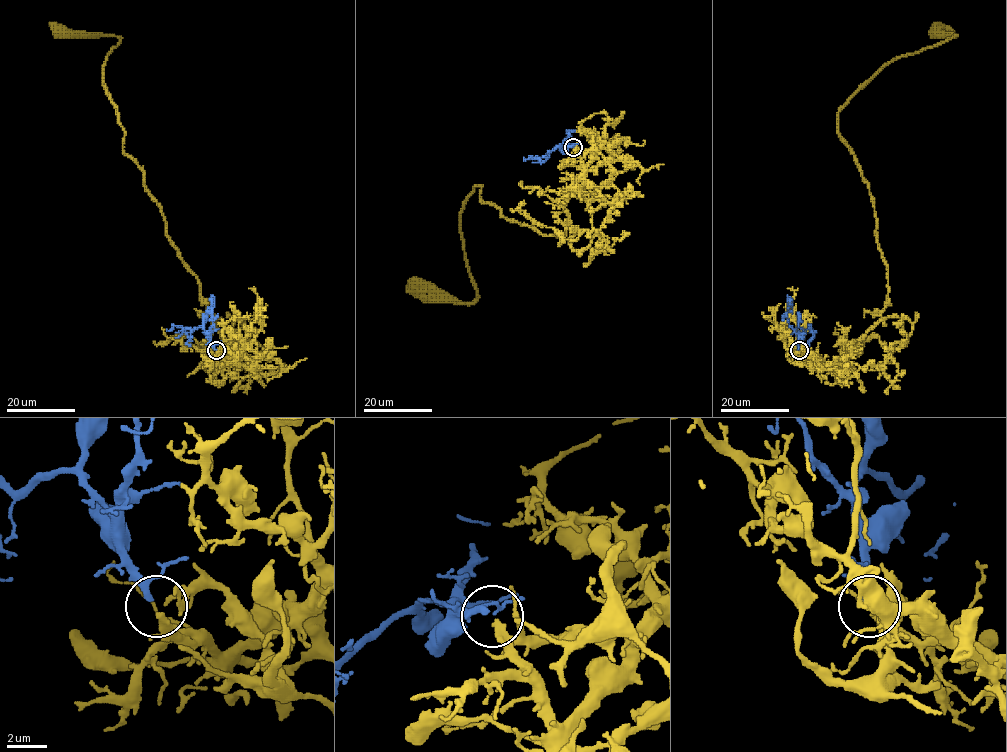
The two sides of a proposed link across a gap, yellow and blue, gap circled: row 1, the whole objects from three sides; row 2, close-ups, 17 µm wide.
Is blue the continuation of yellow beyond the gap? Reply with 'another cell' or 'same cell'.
same cell

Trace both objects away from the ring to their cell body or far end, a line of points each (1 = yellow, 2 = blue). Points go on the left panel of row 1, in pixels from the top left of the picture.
1: (216, 351), (225, 362), (206, 343), (199, 281), (123, 150), (103, 83), (119, 39), (58, 29)
2: (216, 349), (210, 336), (201, 327), (183, 330), (189, 340), (187, 344), (191, 345)

